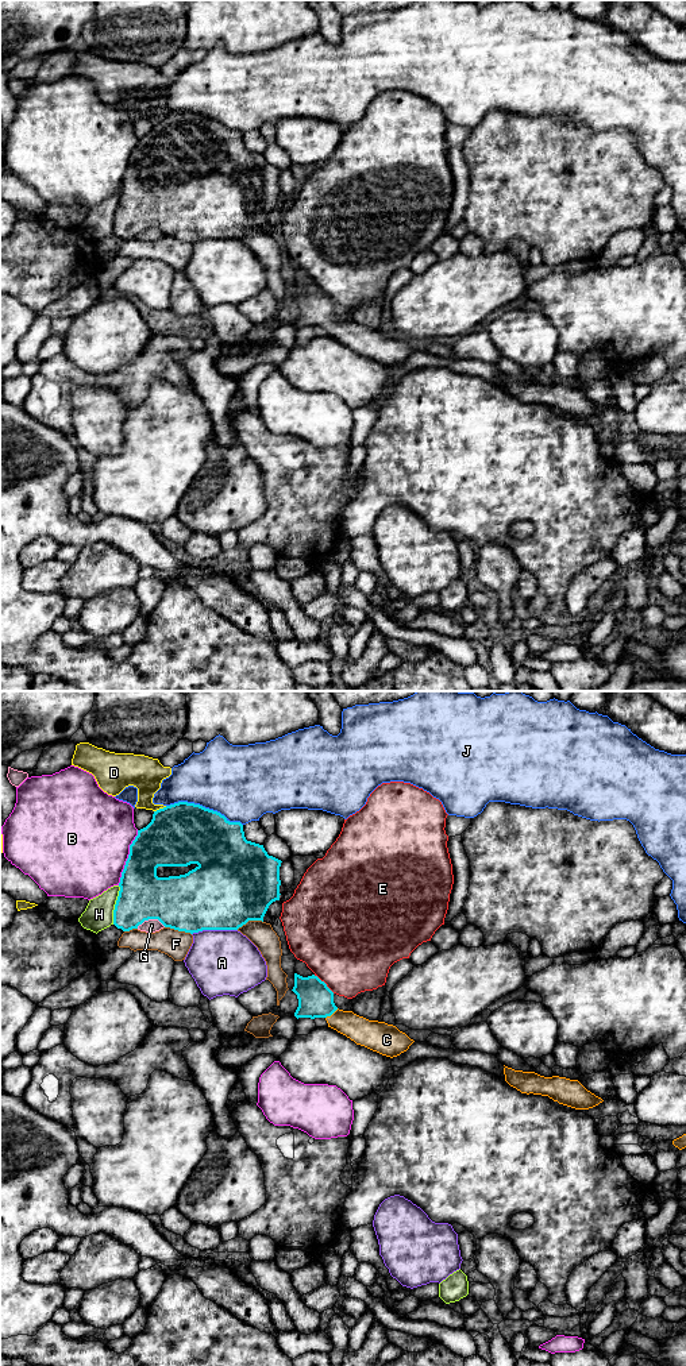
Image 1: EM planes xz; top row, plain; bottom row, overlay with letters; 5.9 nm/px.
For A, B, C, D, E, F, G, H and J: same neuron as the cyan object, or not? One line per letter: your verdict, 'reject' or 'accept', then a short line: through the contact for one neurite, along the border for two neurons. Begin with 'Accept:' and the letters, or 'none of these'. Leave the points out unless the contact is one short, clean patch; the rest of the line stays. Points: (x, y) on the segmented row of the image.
Accept: C
A: reject
B: reject
C: accept; line xz (315, 999), (331, 1014), (336, 1019), (366, 1033)
D: reject
E: reject
F: reject
G: reject
H: reject
J: reject

